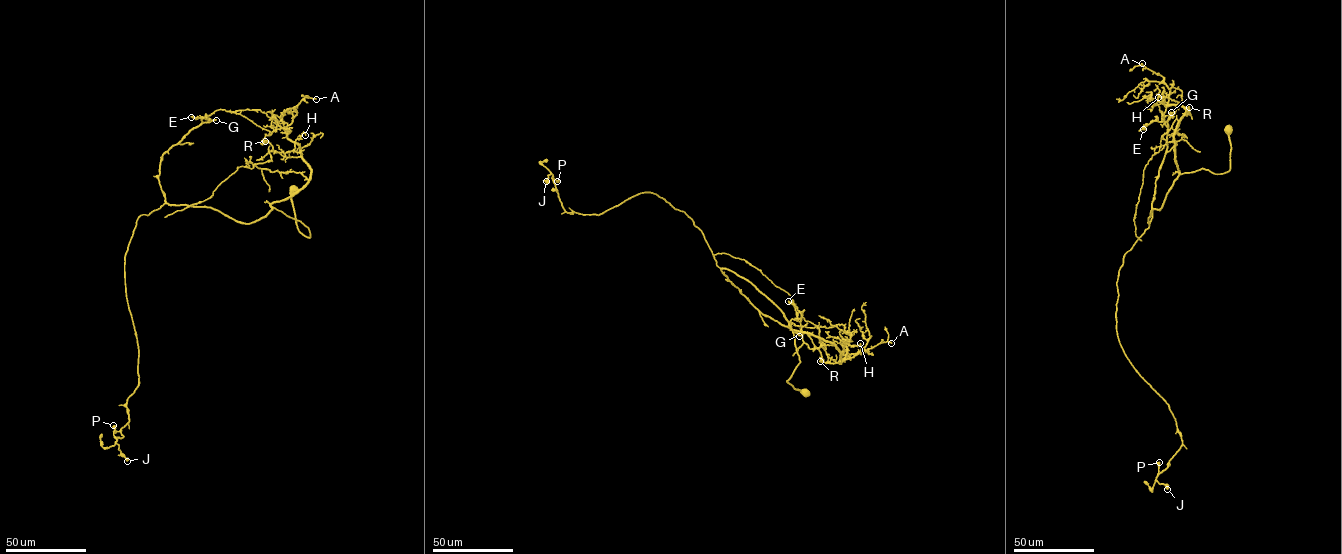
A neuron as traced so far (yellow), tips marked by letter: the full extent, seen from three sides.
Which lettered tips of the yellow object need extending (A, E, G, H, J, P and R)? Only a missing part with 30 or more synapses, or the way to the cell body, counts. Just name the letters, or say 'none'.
G

